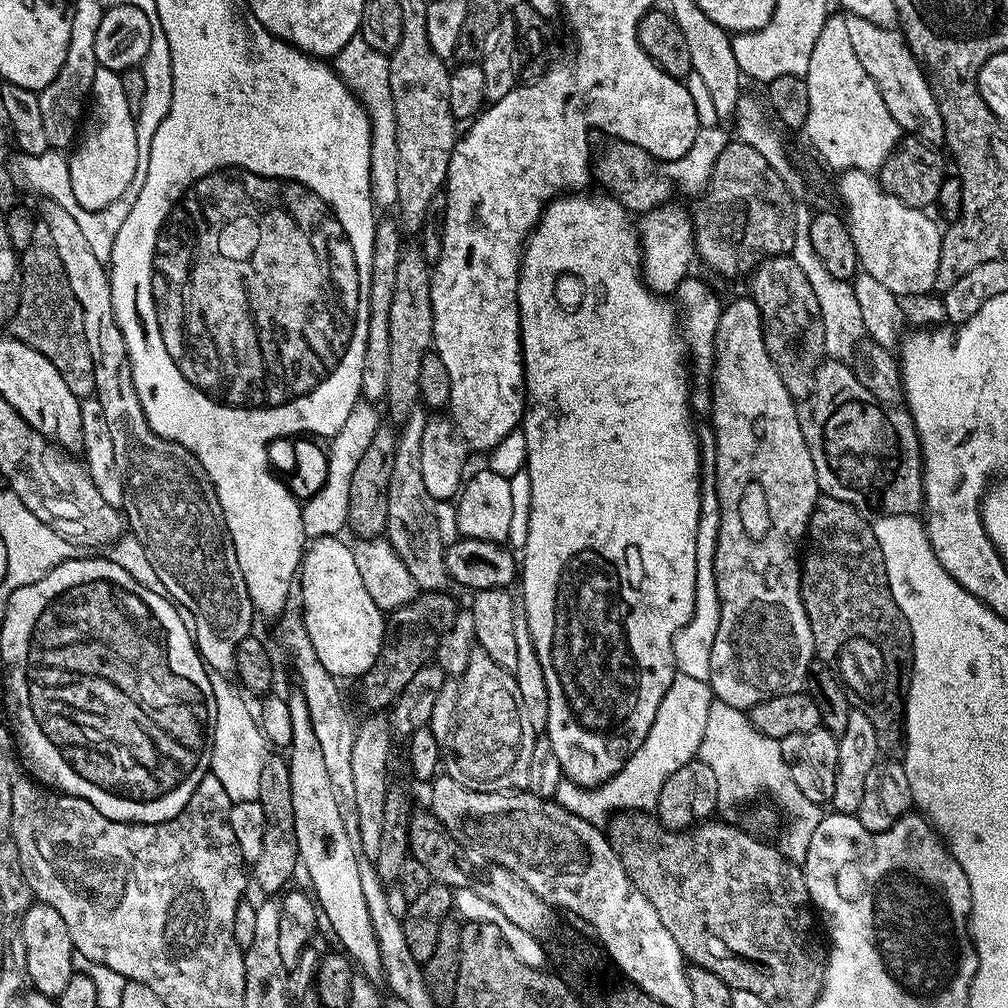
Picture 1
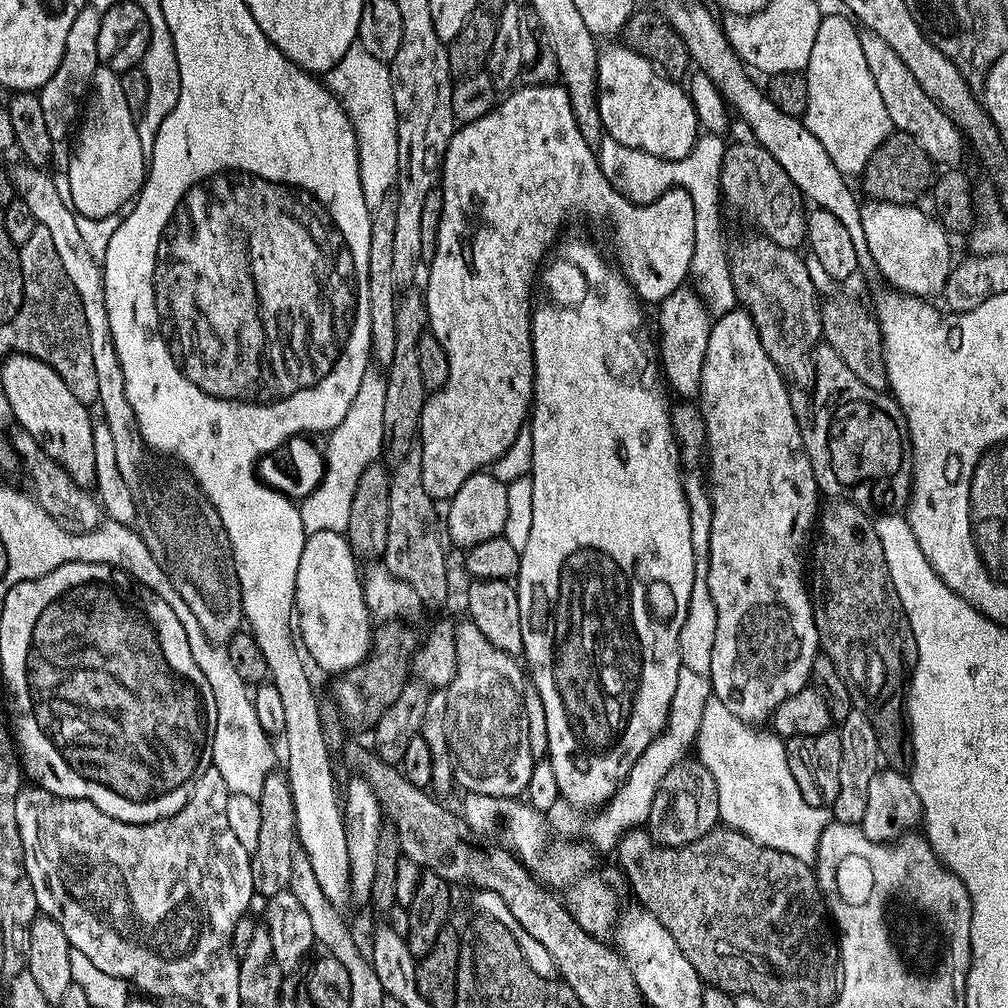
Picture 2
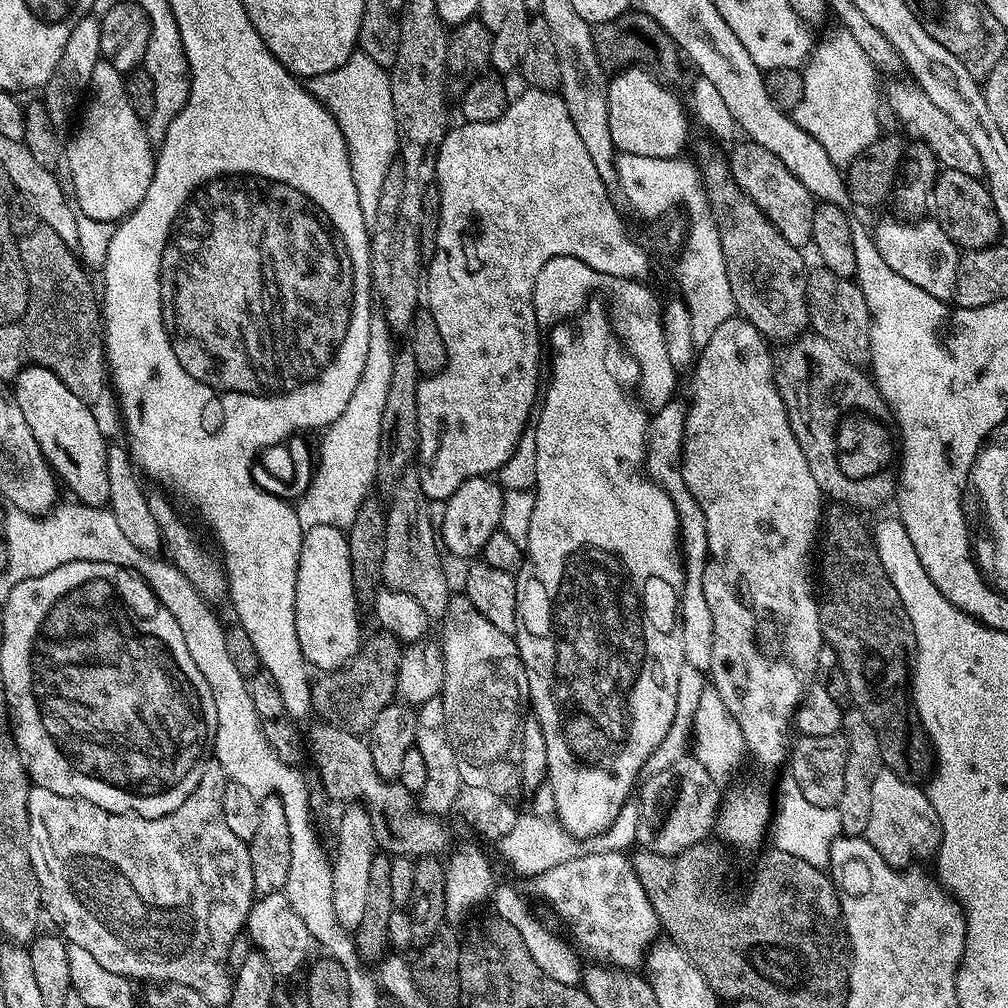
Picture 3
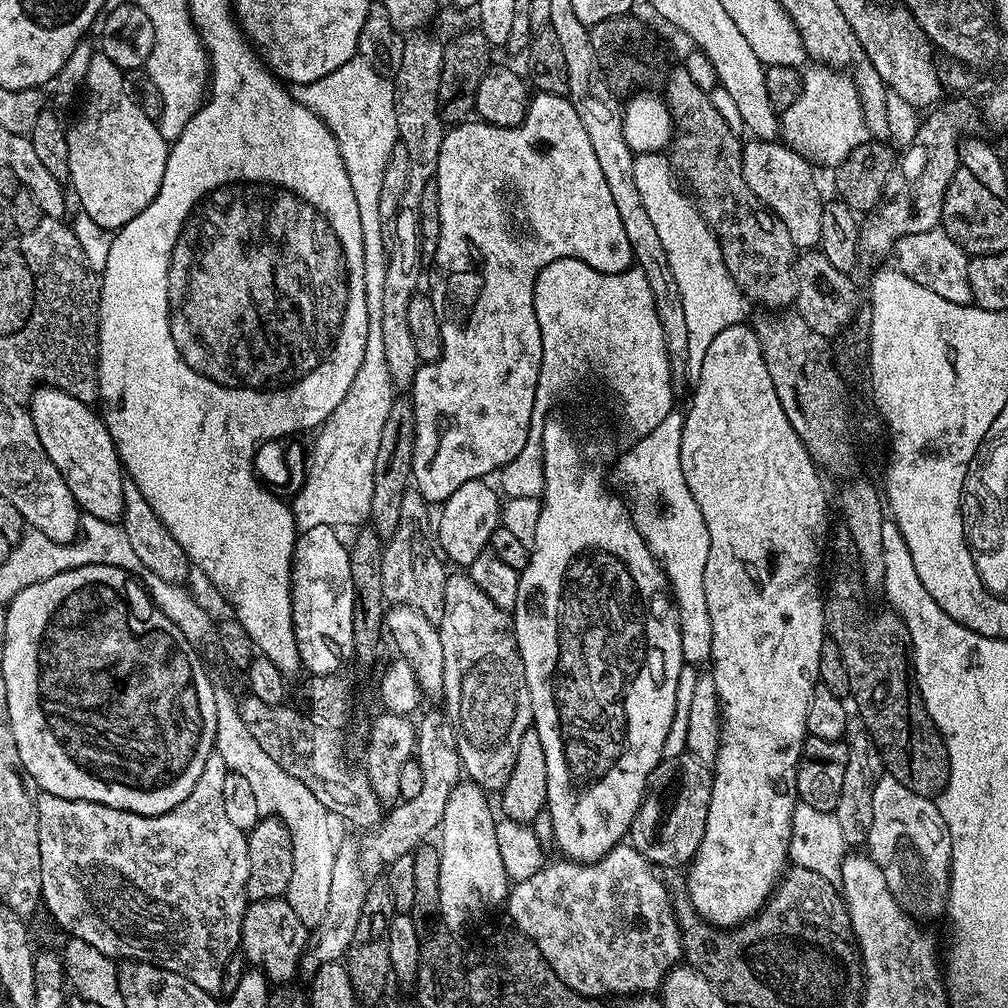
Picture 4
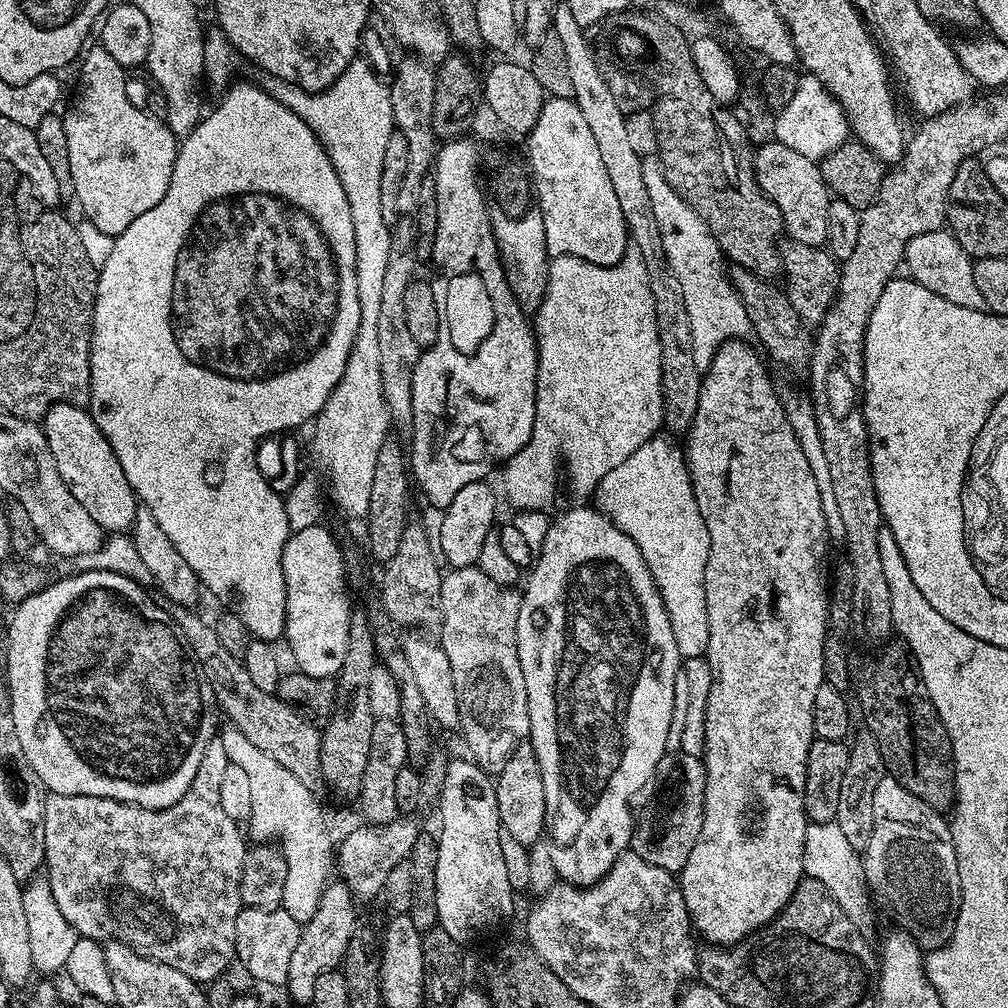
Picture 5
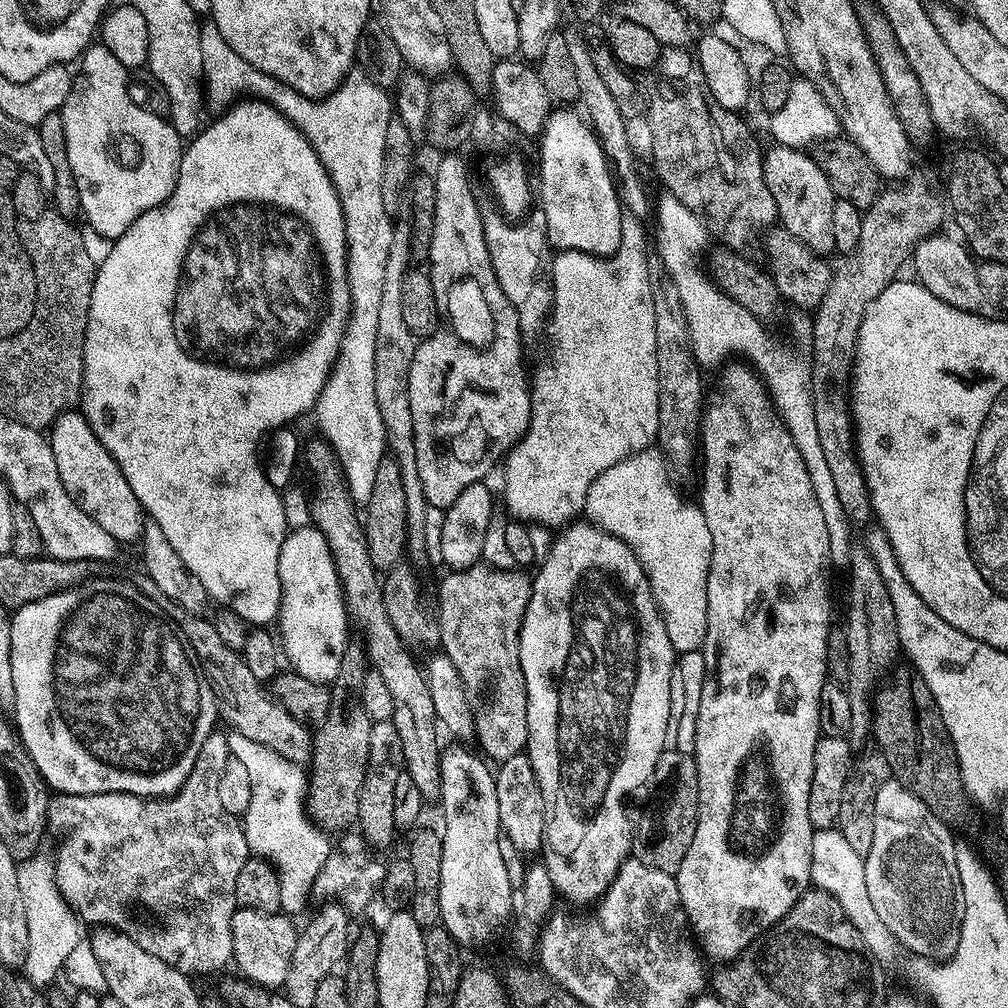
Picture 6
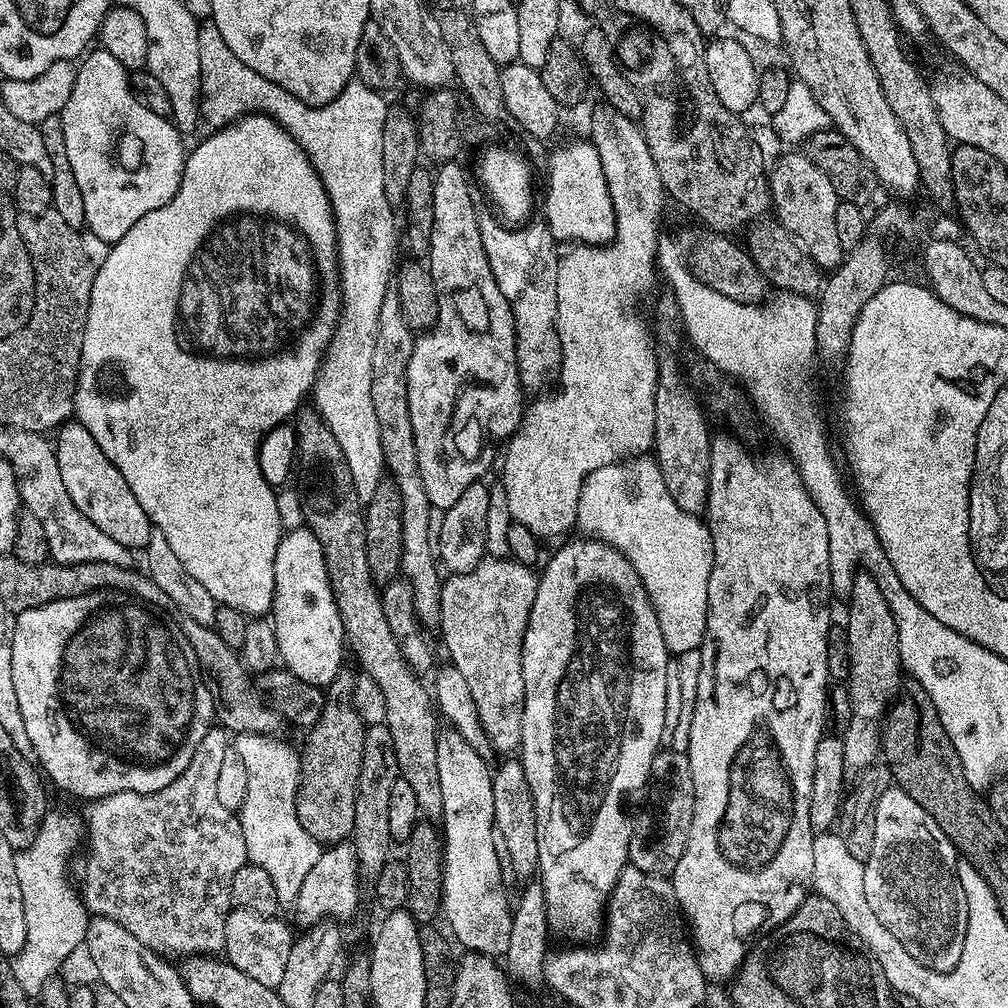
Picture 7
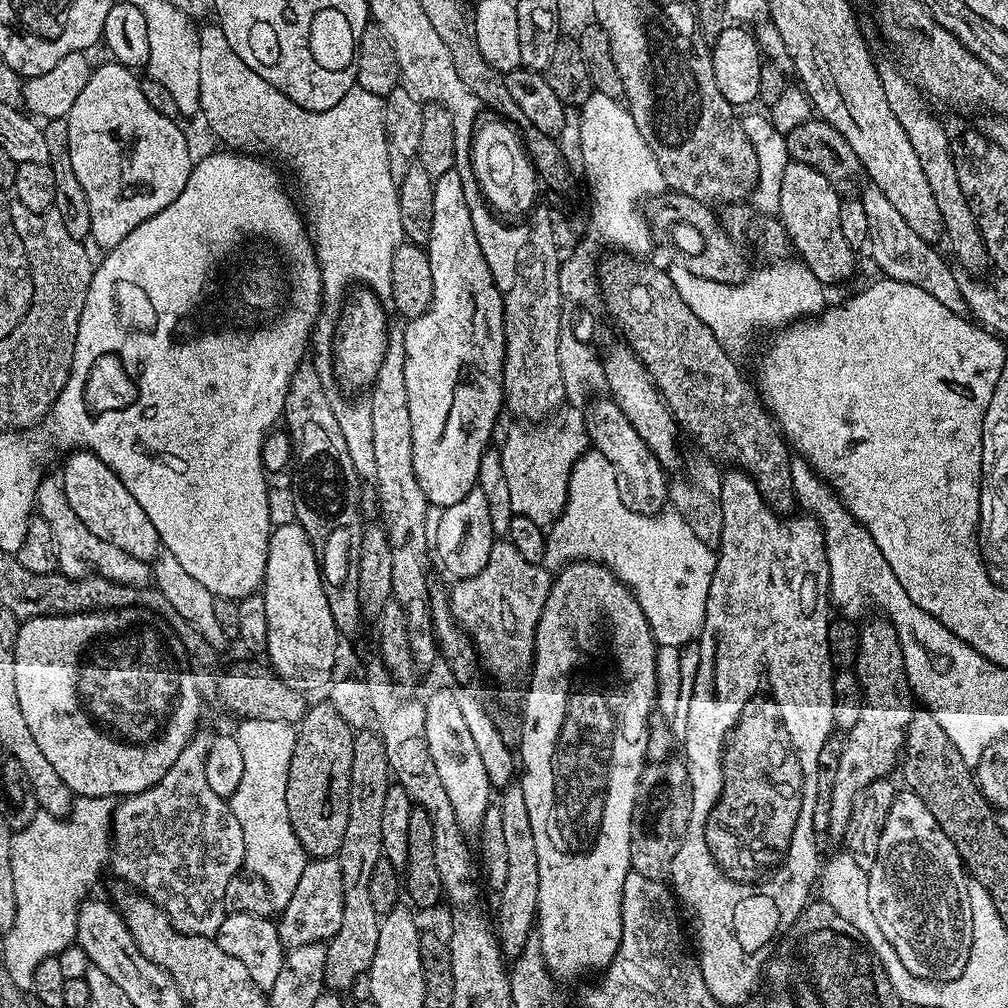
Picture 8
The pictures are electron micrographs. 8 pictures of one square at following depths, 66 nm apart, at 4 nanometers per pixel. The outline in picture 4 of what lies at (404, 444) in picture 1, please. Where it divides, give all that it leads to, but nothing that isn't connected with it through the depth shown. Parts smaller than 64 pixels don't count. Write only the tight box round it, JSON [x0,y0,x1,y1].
[382,486,450,625]

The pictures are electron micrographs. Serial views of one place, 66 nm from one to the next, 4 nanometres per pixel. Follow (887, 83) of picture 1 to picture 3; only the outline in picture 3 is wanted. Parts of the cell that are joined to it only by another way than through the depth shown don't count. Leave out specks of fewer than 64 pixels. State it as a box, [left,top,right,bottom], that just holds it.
[884,78,983,179]

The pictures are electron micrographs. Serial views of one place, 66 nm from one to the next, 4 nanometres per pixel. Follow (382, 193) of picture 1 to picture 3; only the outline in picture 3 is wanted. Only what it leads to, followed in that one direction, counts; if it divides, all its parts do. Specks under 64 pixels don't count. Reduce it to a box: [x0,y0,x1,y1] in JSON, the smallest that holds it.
[306,51,400,226]

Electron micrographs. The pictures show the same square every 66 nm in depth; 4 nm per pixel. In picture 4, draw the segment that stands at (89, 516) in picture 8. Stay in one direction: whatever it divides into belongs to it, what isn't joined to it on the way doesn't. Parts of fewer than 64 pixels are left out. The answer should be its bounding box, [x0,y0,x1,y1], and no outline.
[30,386,126,521]

